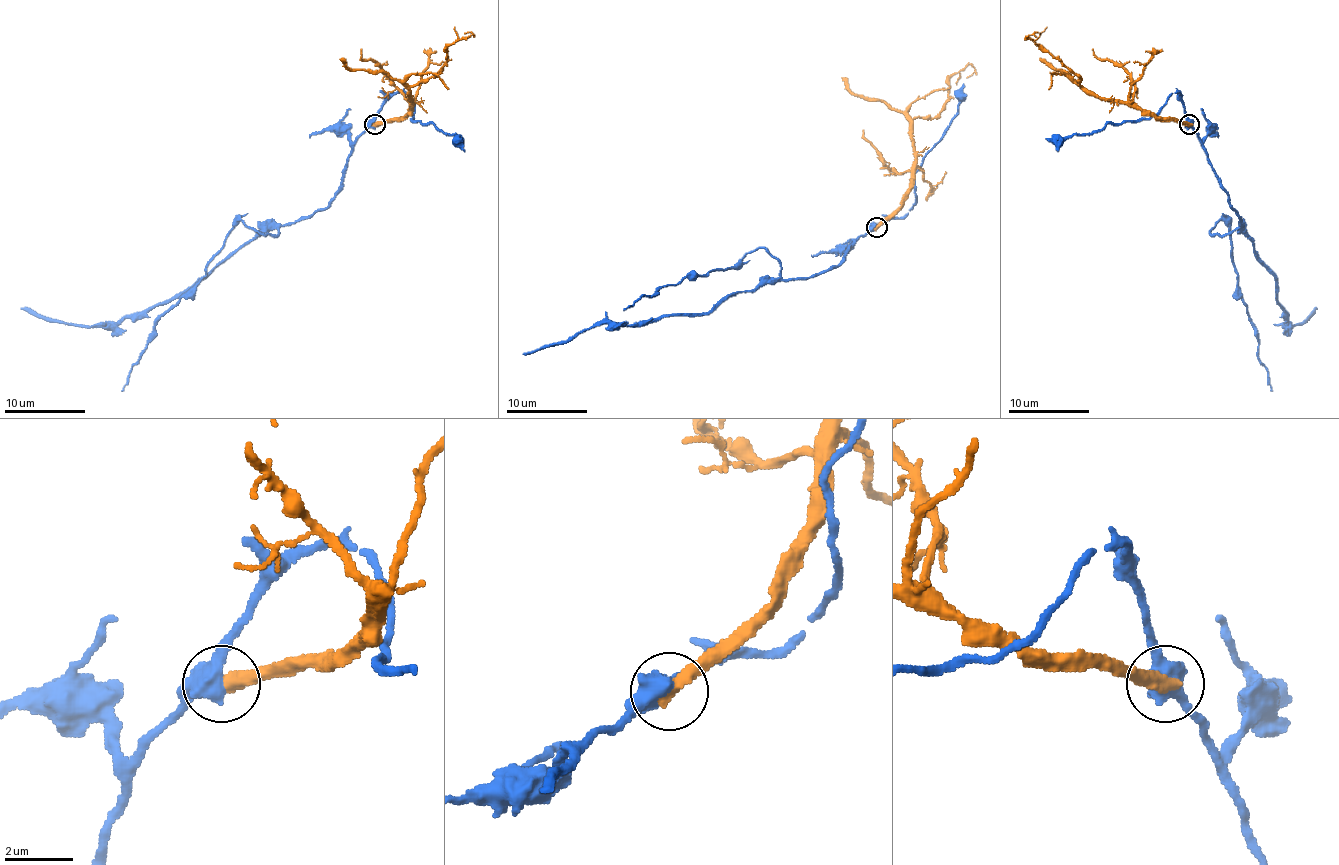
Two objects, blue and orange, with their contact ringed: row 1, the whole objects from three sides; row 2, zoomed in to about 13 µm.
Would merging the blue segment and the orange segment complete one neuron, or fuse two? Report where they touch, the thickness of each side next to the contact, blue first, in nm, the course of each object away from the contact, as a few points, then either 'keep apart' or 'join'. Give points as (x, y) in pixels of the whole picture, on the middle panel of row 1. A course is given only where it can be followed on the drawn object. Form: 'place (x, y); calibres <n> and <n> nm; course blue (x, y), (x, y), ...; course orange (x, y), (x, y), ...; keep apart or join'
place (877, 227); calibres 550 and 440 nm; course blue (877, 225), (845, 257), (808, 278), (768, 280), (730, 294), (710, 312), (647, 324), (593, 324), (522, 354); course orange (877, 227), (901, 205), (913, 177), (913, 120), (942, 110), (948, 80), (970, 64), (974, 72), (966, 78); keep apart

